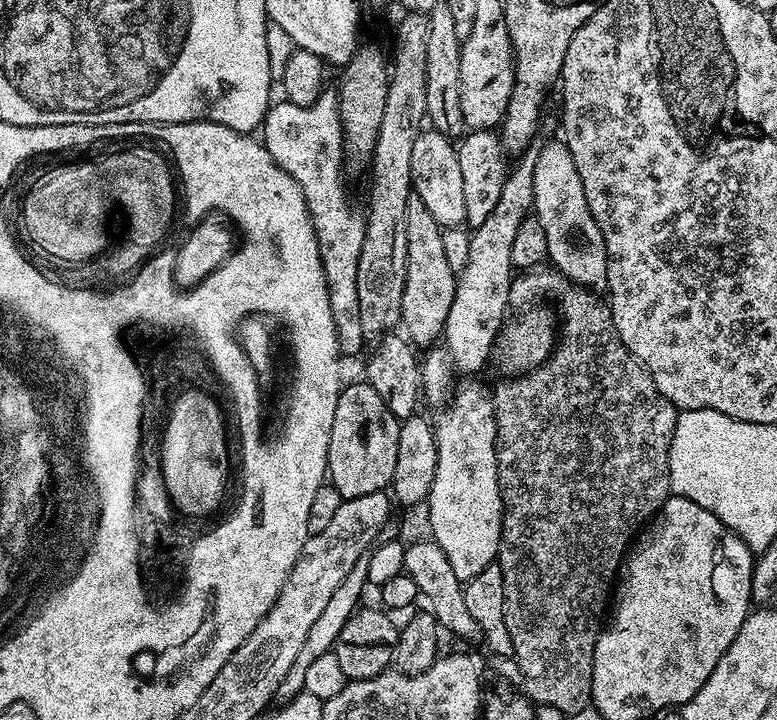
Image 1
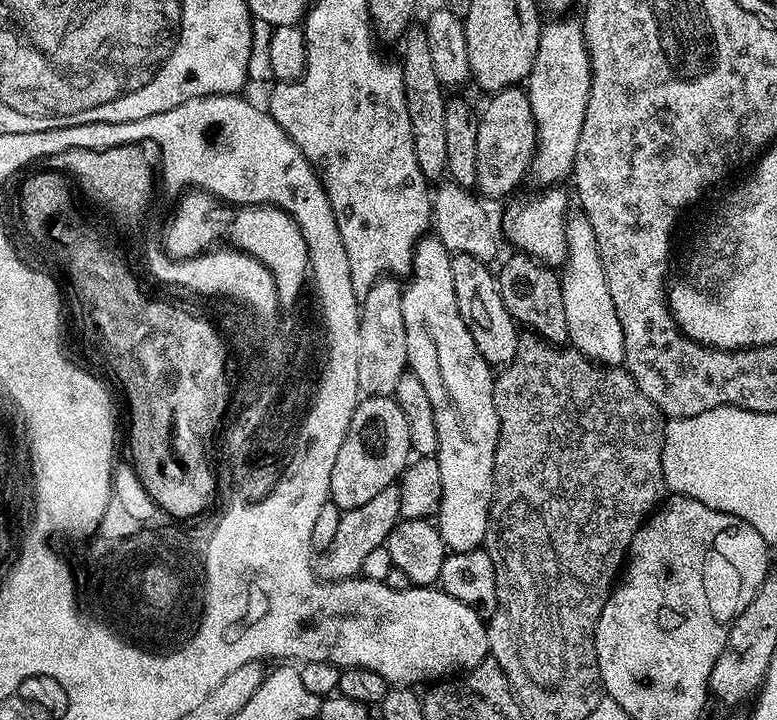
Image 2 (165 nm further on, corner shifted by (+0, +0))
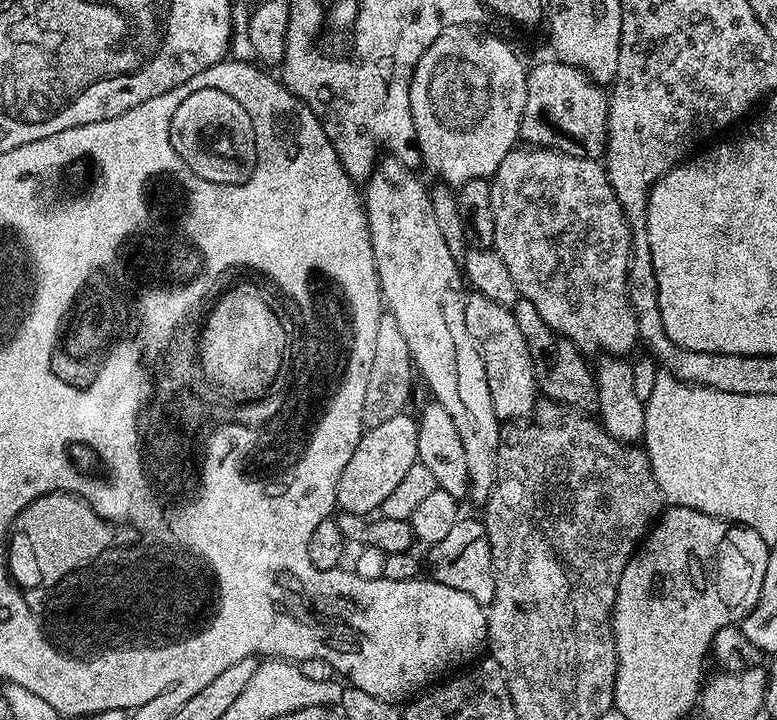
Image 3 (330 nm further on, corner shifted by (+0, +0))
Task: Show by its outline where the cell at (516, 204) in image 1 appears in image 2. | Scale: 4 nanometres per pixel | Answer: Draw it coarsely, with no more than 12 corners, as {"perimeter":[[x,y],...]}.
{"perimeter":[[579,19],[540,29],[531,179],[571,177],[592,67]]}

